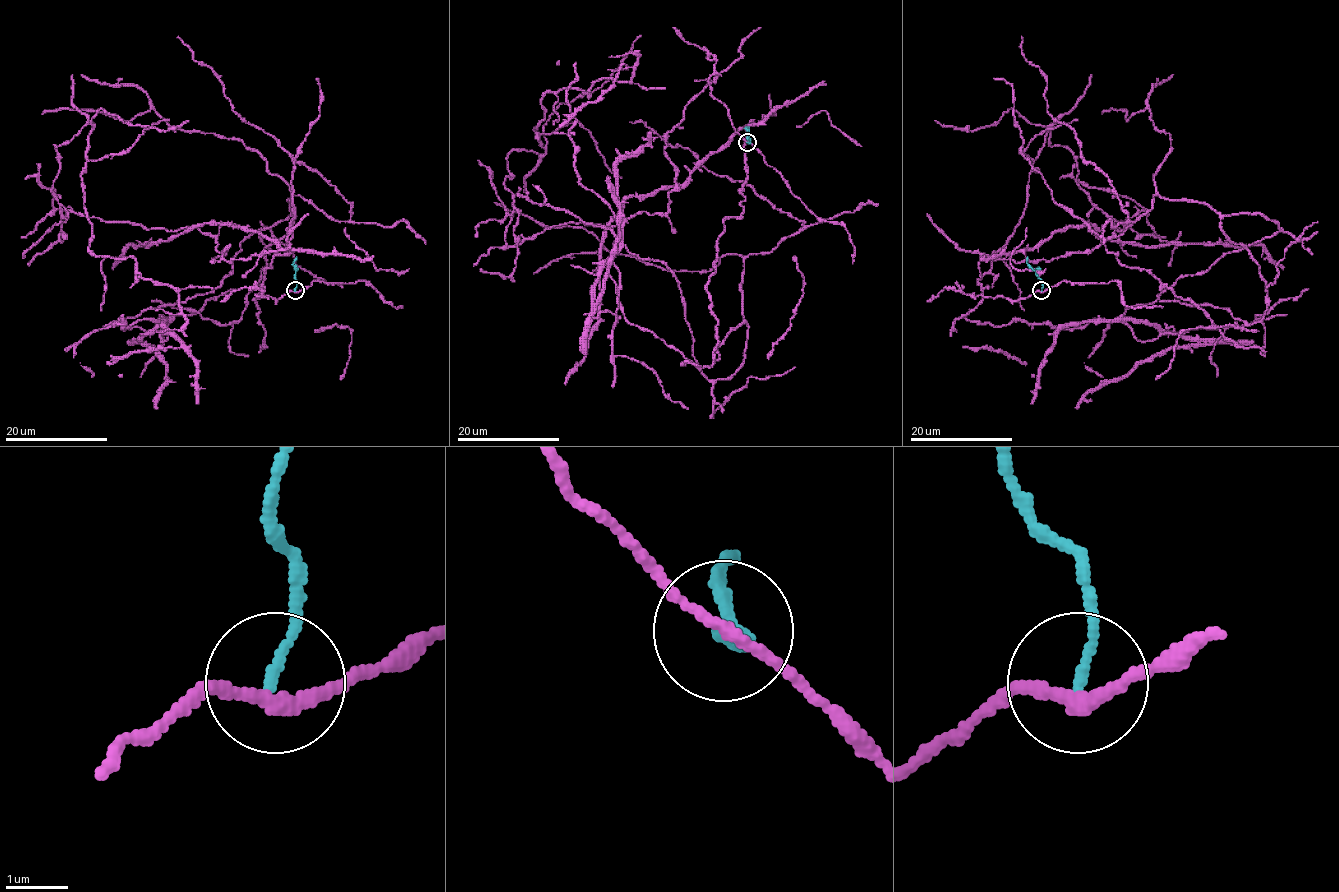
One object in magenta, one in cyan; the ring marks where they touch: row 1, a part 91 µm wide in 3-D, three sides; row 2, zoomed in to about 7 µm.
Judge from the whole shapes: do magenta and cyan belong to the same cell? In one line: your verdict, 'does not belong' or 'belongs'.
does not belong

